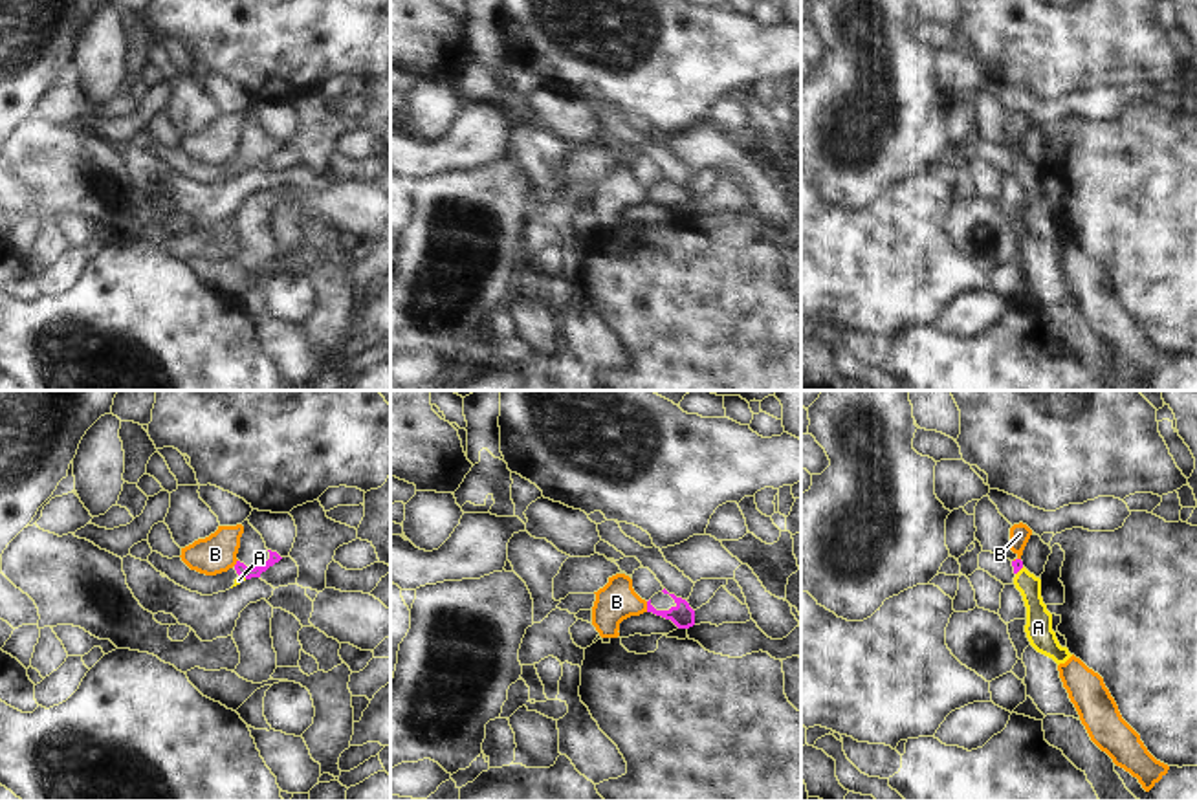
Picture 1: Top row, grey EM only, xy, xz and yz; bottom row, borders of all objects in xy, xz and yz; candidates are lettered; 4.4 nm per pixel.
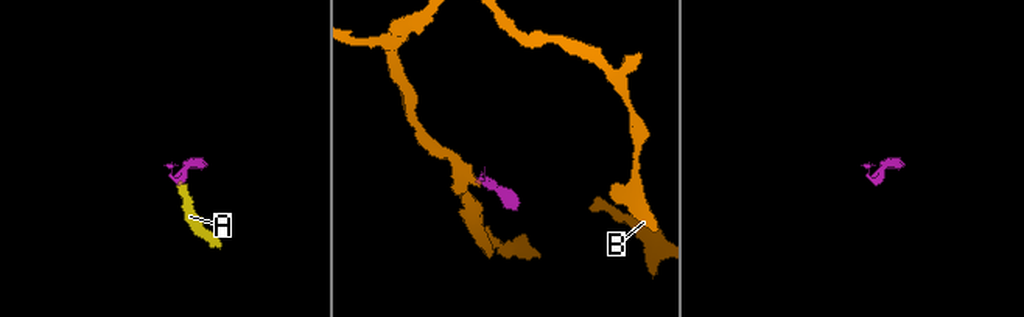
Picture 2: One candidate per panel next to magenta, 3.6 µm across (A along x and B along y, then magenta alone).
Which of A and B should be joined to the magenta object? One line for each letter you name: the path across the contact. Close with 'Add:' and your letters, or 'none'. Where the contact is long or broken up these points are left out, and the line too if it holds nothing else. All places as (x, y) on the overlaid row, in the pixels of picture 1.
A: way xy (241, 569), (242, 574), (239, 580)
Add: A

